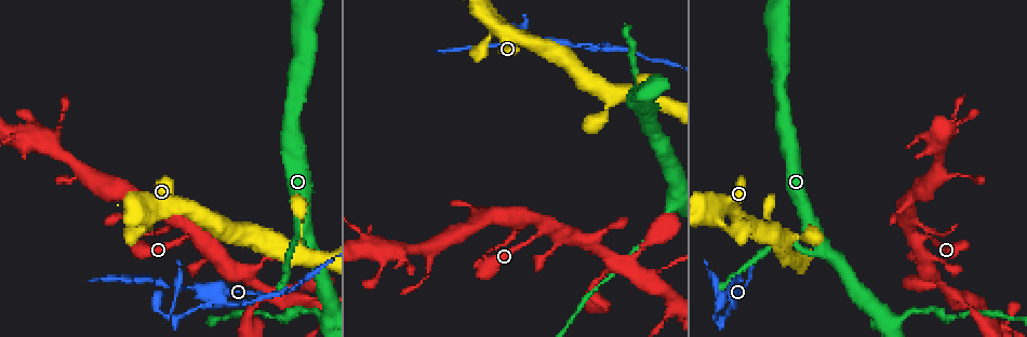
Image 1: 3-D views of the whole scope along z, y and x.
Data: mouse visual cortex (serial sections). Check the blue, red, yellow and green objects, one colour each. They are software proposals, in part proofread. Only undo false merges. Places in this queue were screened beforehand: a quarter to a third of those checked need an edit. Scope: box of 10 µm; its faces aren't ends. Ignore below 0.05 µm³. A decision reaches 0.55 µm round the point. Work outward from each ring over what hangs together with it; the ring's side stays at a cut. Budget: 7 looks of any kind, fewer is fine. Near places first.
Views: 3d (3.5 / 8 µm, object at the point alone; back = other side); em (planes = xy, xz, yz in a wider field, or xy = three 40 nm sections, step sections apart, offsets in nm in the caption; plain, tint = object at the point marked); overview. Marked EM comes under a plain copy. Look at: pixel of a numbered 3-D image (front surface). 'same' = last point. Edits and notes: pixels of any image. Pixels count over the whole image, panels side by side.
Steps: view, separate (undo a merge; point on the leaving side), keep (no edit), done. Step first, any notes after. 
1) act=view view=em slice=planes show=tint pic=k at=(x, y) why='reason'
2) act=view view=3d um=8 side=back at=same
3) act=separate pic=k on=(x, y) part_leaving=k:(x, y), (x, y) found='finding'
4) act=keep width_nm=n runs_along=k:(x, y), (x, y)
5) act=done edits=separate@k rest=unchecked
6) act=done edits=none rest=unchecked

act=view view=3d um=3.5 pic=1 at=(732, 290) why='calibre changes'

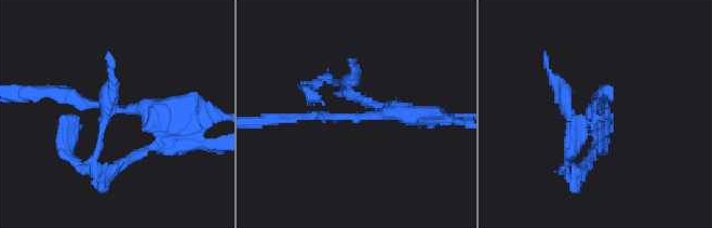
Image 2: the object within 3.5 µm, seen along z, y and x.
act=view view=em slice=planes show=tint pic=2 at=(132, 112) arm_widths_nm=100,250 why='need the tissue'

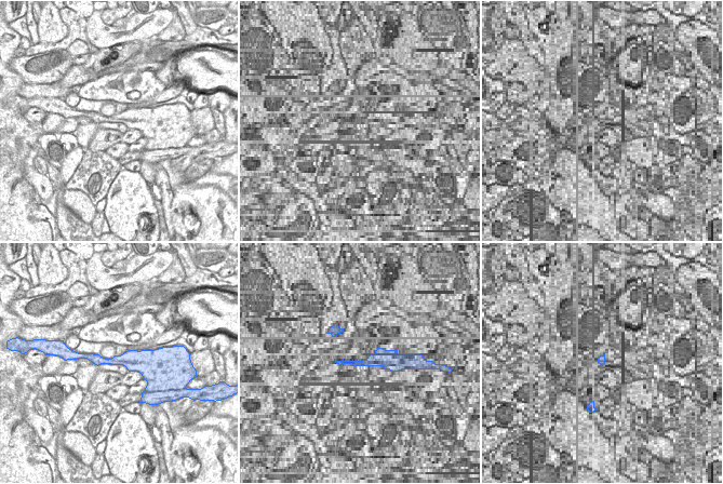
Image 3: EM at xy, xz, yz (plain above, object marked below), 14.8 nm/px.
act=separate pic=2 on=(364, 102) width_nm=320 part_leaving=2:(158, 143), (115, 170), (71, 157) found='a second cell is stuck on'

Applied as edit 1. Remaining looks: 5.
act=view view=3d um=3.5 side=back pic=1 at=(653, 132) why='a fork'

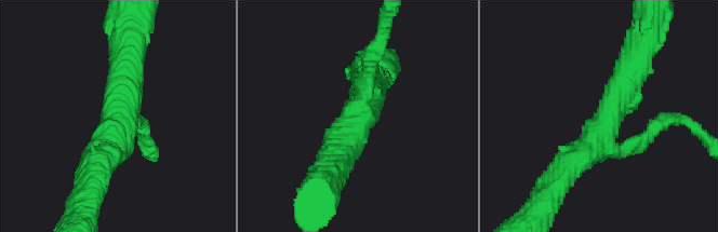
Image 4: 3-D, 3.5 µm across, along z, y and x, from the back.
act=view view=em slice=xy step=1 show=tint pic=4 at=(113, 134) arms=3 arm_widths_nm=250,400,500 why='now the EM'

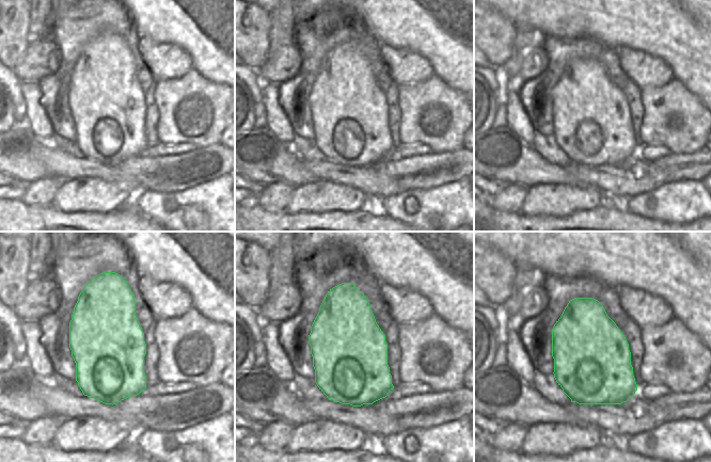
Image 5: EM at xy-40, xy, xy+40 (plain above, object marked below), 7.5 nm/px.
act=keep runs_along=4:(630, 73), (597, 139), (553, 186) found='continuous, no second cell'

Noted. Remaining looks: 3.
act=view view=overview

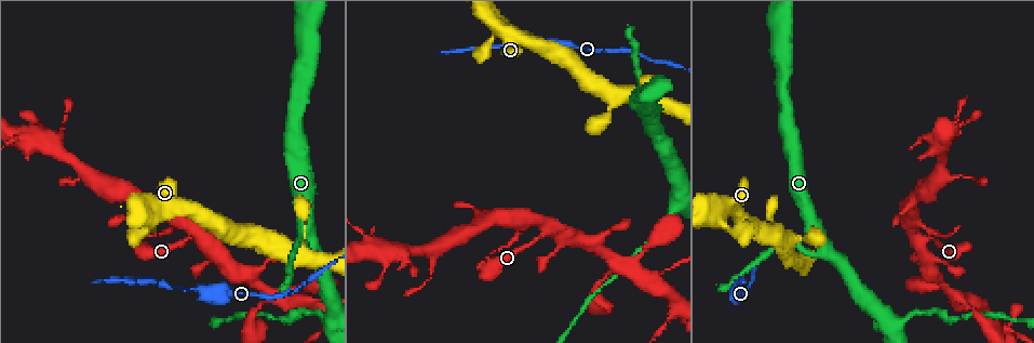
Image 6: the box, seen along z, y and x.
act=view view=3d um=8 pic=6 at=(279, 300) why='four or more arms meet'

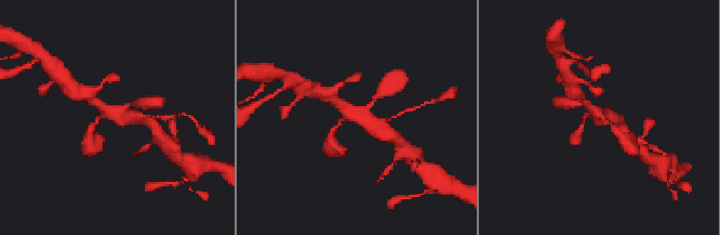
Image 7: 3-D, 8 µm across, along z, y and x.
act=view view=em slice=planes show=tint at=same arms=4 arm_widths_nm=150,200,250,450

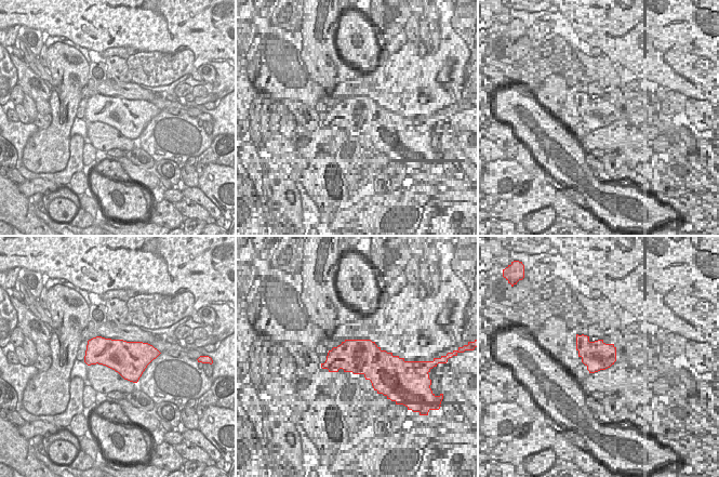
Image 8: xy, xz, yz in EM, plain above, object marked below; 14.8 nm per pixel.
act=keep width_nm=550 runs_along=7:(335, 99), (384, 134) found='continuous, no second cell'

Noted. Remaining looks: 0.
act=done edits=separate@2 rest=unchecked

